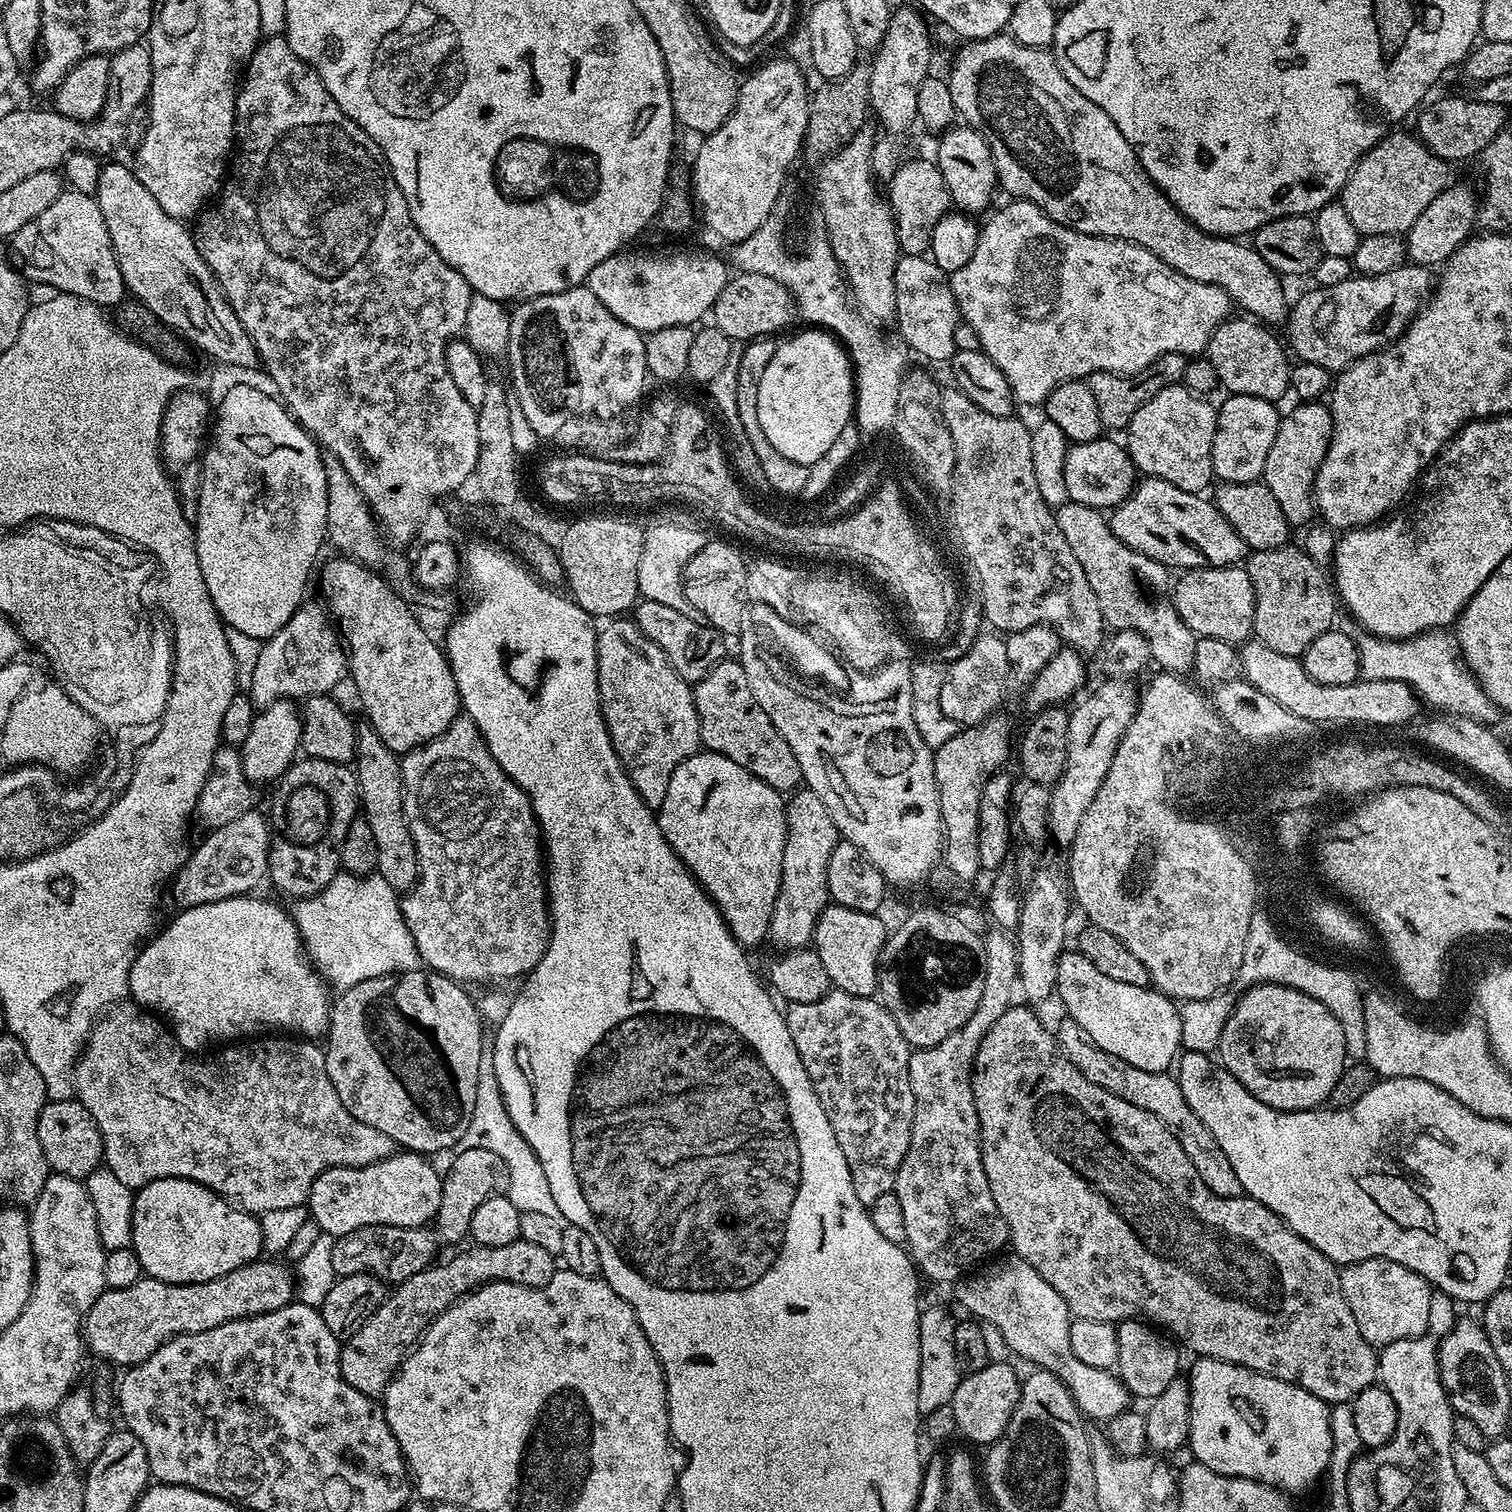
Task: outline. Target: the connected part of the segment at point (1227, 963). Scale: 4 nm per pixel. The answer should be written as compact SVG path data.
M1156 674L1138 696L1136 713L1110 762L1110 770L1098 790L1094 794L1094 802L1090 802L1090 807L1086 809L1086 814L1082 822L1078 822L1078 834L1074 834L1074 842L1067 849L1068 868L1066 867L1066 880L1070 885L1070 896L1078 907L1084 911L1085 921L1088 924L1098 926L1102 930L1114 934L1146 966L1149 981L1154 985L1156 991L1164 993L1173 1002L1183 1002L1185 1000L1208 1000L1212 996L1219 996L1240 975L1242 966L1242 954L1246 950L1246 942L1250 934L1250 918L1258 911L1258 907L1252 896L1252 876L1249 875L1248 867L1245 867L1240 857L1232 848L1228 848L1223 836L1217 832L1216 828L1208 827L1207 824L1191 823L1189 819L1178 818L1177 812L1168 812L1164 808L1164 772L1168 772L1168 760L1172 760L1172 752L1176 748L1192 748L1192 744L1200 744L1204 736L1212 736L1216 732L1216 720L1220 713L1196 688L1191 688L1188 684L1183 684L1183 679L1169 678L1164 674Z

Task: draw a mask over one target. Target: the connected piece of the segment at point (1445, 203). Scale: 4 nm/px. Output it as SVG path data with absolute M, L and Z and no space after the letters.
M1449 183L1447 188L1422 210L1418 222L1406 233L1406 256L1413 264L1443 266L1464 241L1473 235L1478 224L1478 196L1464 184Z

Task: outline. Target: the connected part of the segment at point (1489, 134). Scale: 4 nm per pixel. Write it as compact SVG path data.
M1444 96L1434 101L1416 120L1415 135L1438 158L1455 162L1479 157L1484 148L1490 146L1494 134L1509 123L1509 109L1505 105L1468 96Z

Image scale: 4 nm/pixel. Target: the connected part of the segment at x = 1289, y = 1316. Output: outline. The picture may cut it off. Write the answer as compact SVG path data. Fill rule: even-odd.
M1010 1007L998 1022L994 1022L994 1026L990 1026L986 1038L982 1038L982 1046L978 1046L972 1067L972 1089L974 1106L978 1110L982 1166L990 1182L990 1194L994 1194L994 1206L998 1206L1002 1218L1006 1218L1011 1251L1021 1260L1030 1262L1030 1266L1034 1266L1034 1270L1038 1270L1038 1274L1042 1274L1042 1278L1062 1294L1062 1302L1066 1302L1073 1317L1094 1318L1094 1322L1107 1324L1137 1318L1151 1322L1171 1333L1185 1349L1188 1347L1197 1352L1197 1357L1237 1364L1258 1374L1296 1384L1322 1398L1329 1406L1349 1403L1362 1390L1377 1383L1378 1352L1366 1342L1366 1338L1362 1338L1358 1322L1354 1322L1354 1314L1342 1294L1340 1268L1326 1258L1326 1254L1314 1250L1310 1242L1294 1235L1284 1220L1278 1218L1274 1210L1262 1206L1262 1202L1247 1194L1234 1198L1214 1194L1210 1186L1198 1178L1198 1170L1194 1170L1194 1162L1186 1158L1186 1150L1178 1146L1178 1138L1174 1138L1174 1134L1170 1134L1154 1114L1090 1082L1090 1078L1086 1078L1086 1074L1082 1074L1066 1054L1062 1054L1055 1035L1044 1029L1043 1022L1030 1009Z

